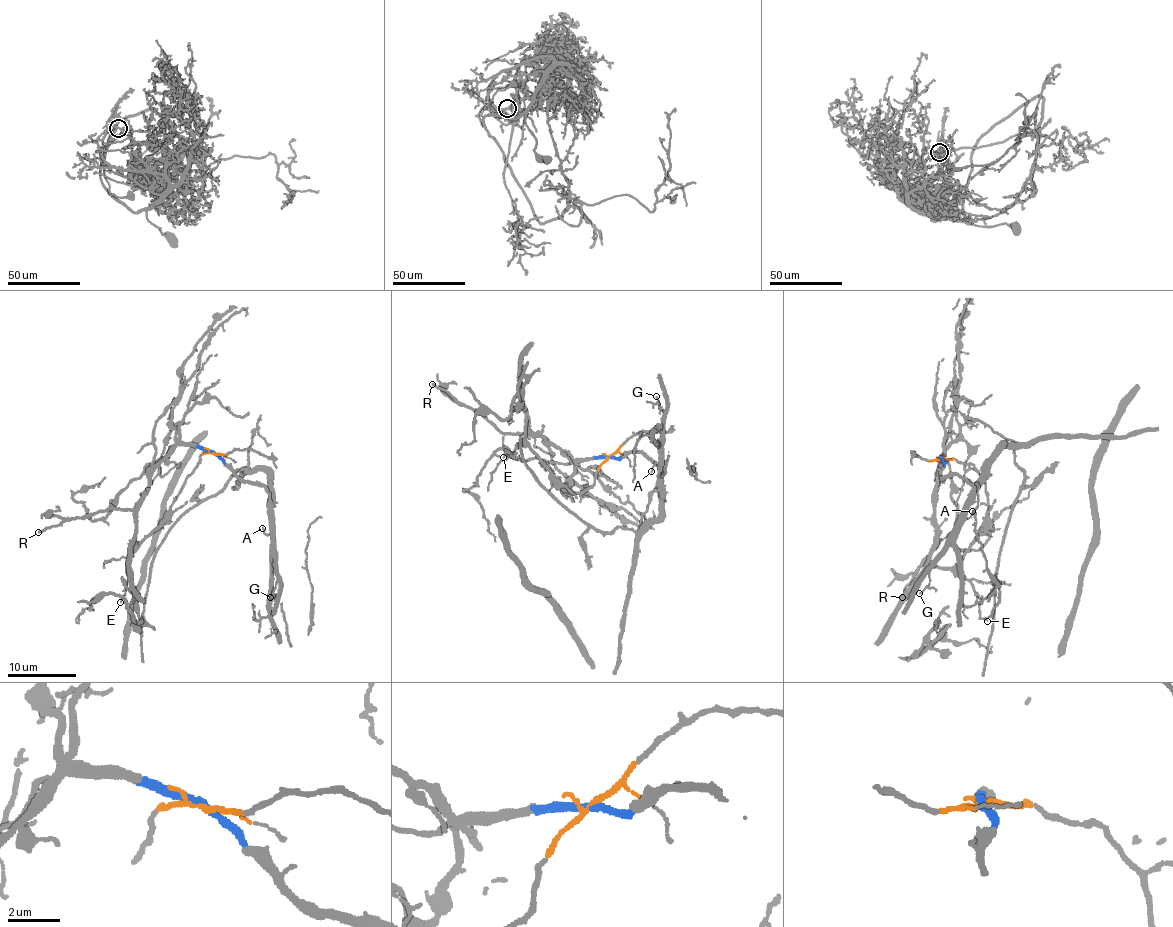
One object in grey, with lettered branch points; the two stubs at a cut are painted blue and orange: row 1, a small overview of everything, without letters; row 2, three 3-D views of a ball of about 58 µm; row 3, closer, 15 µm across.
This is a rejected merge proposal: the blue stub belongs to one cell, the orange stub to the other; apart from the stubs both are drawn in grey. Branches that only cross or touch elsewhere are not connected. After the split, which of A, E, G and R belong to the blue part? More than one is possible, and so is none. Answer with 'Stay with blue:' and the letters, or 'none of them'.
Stay with blue: A, G

